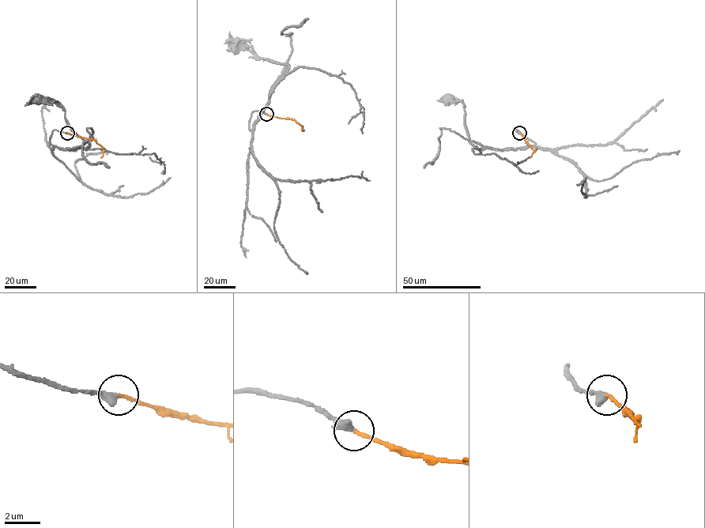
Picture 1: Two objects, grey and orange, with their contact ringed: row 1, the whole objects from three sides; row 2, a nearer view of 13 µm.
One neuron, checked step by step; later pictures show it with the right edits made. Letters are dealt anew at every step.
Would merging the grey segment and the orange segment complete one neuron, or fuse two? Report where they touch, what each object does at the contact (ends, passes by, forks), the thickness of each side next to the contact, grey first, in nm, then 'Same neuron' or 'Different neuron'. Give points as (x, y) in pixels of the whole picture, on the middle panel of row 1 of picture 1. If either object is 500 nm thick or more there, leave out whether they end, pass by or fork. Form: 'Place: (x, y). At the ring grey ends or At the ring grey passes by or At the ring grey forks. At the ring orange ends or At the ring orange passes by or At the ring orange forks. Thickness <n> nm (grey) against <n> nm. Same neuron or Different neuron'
Place: (266, 114). At the ring grey ends. At the ring orange ends. Thickness 480 nm (grey) against 190 nm. Same neuron

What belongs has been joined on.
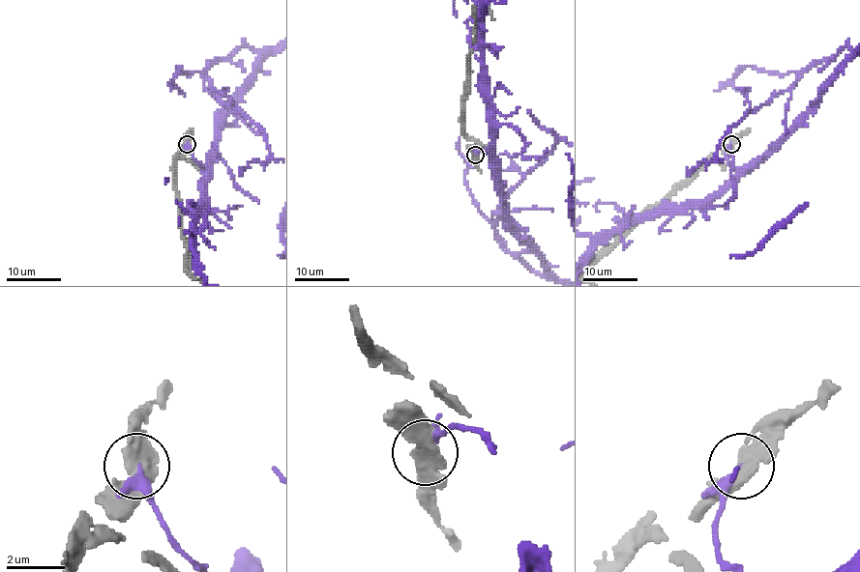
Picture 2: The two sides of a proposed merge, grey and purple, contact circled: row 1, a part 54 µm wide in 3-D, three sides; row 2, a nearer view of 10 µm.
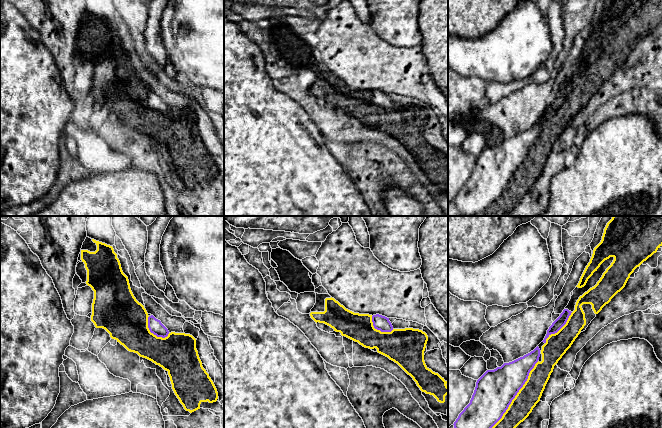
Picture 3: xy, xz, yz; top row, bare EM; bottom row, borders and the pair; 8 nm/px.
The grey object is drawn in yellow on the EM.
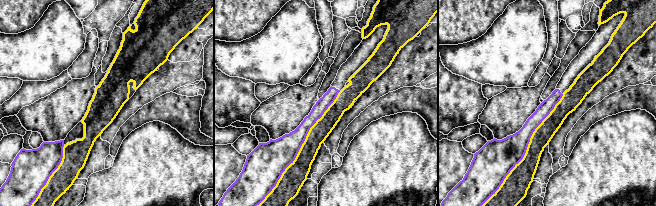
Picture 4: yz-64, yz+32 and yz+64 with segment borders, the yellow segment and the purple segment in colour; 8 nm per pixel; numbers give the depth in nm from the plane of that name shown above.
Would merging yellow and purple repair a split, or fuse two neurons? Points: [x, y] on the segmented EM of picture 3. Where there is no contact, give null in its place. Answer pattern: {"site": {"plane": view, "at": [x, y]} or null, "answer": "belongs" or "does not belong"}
{"site": {"plane": "yz", "at": [517, 394]}, "answer": "does not belong"}

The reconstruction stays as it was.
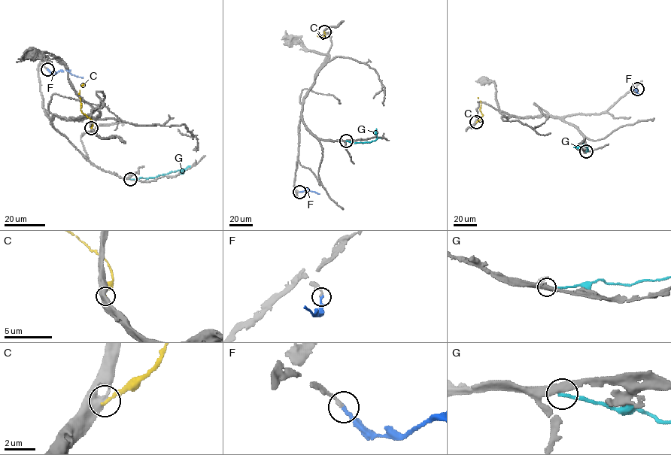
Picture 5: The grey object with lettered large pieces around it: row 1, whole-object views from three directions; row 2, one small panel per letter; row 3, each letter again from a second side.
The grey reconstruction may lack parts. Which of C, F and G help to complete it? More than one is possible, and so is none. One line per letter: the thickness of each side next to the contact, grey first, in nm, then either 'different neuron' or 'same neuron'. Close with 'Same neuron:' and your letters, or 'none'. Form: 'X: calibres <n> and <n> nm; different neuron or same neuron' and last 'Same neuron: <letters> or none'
C: calibres 650 and 200 nm; different neuron
F: calibres 220 and 220 nm; same neuron
G: calibres 400 and 240 nm; different neuron
Same neuron: F

